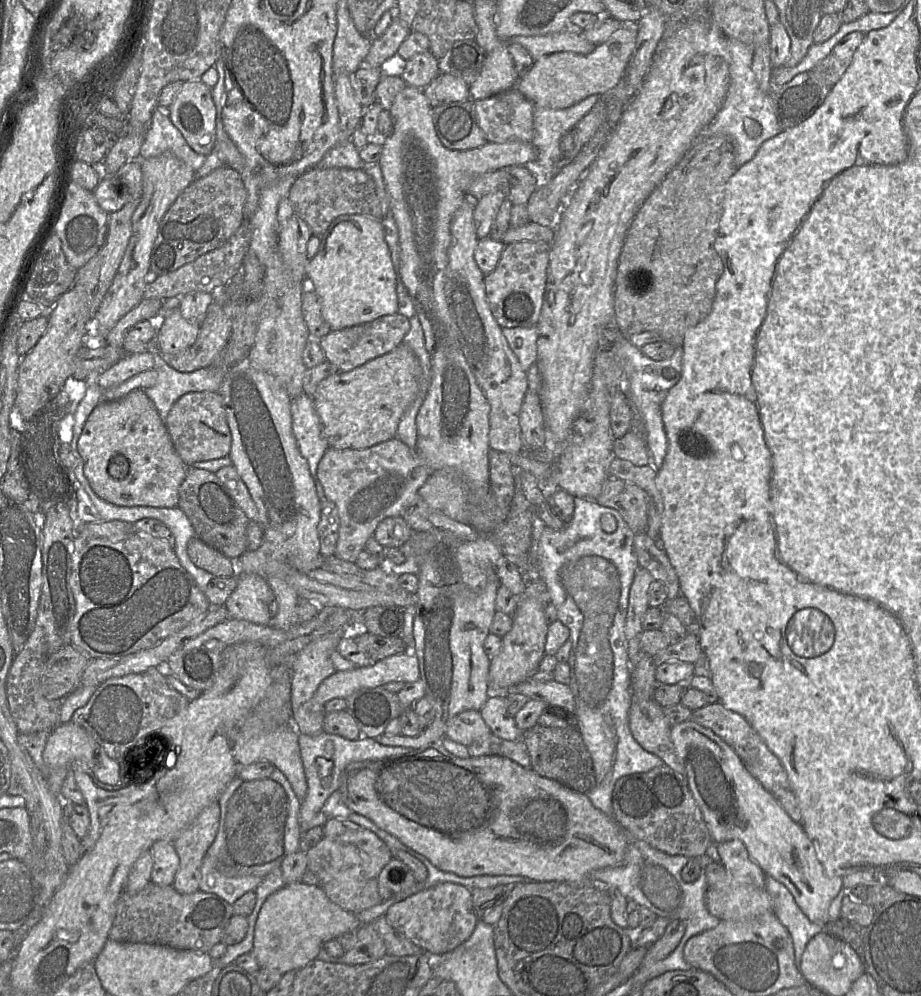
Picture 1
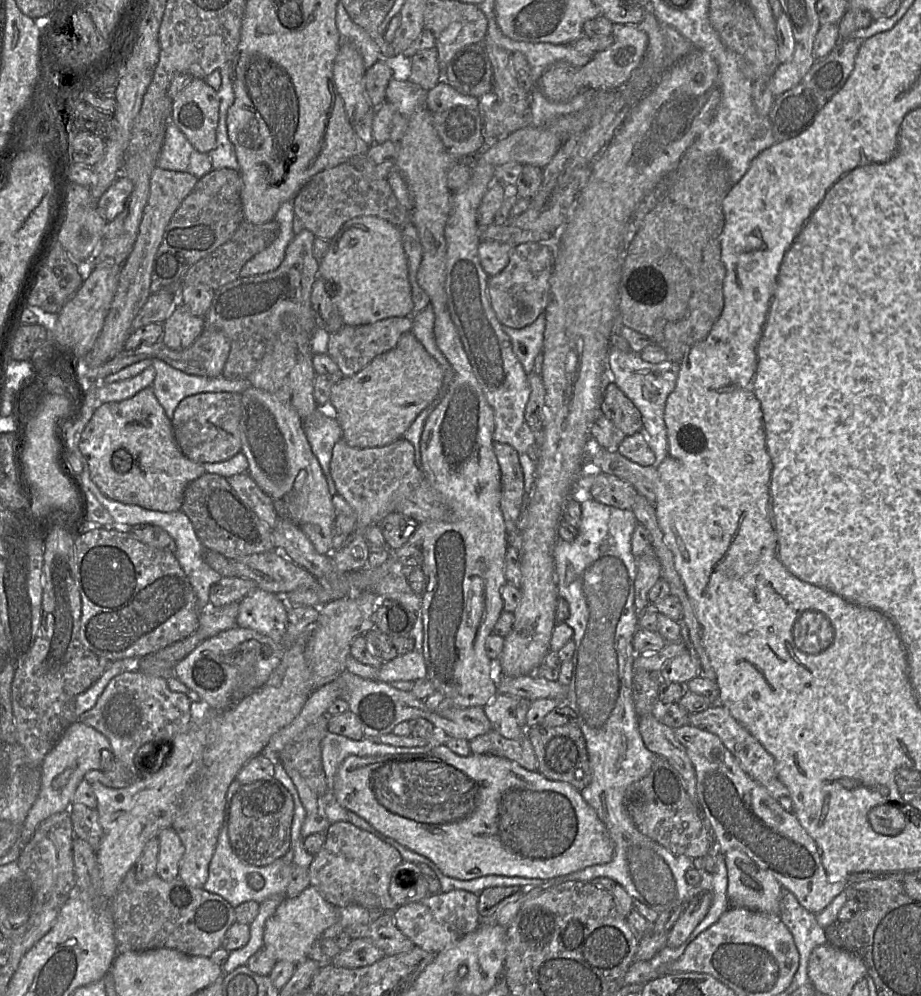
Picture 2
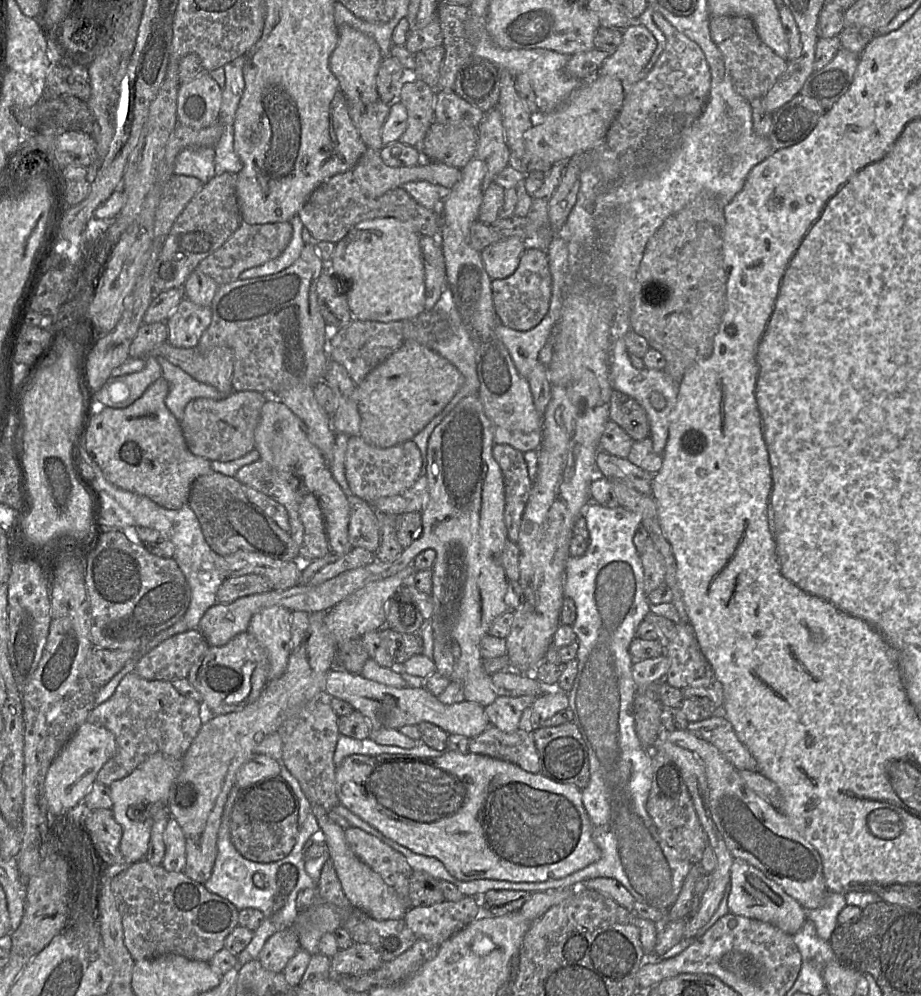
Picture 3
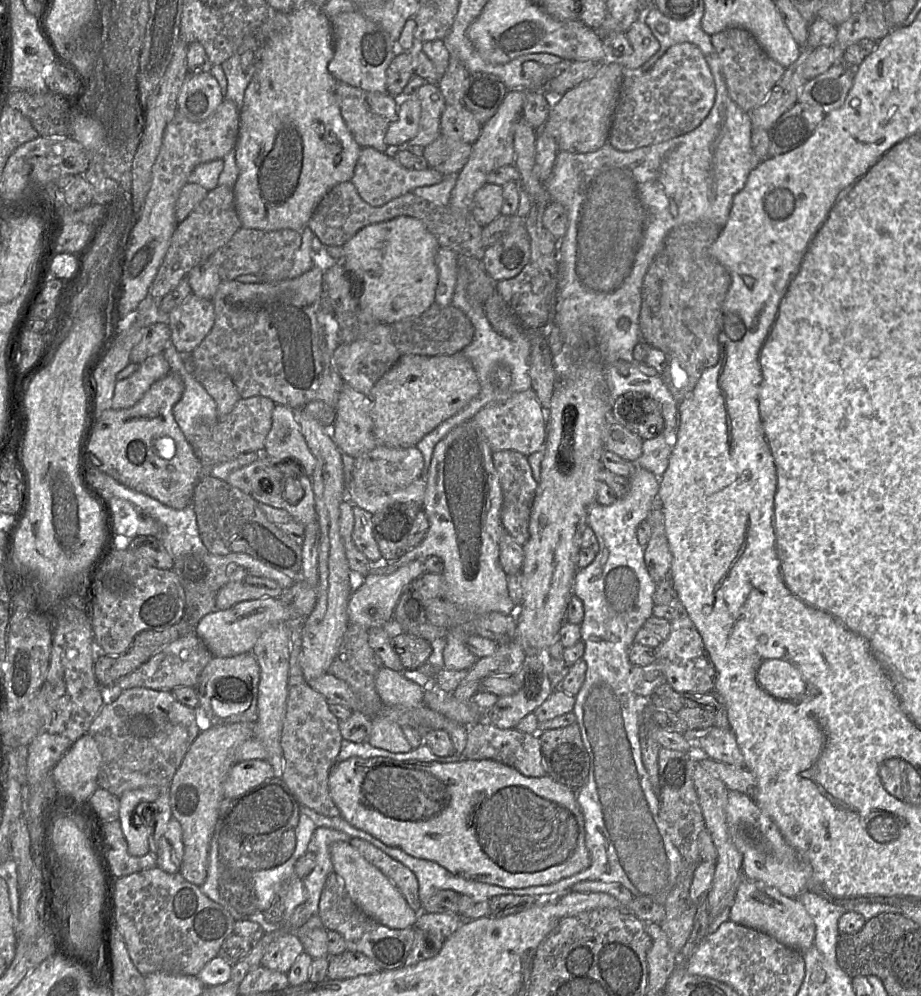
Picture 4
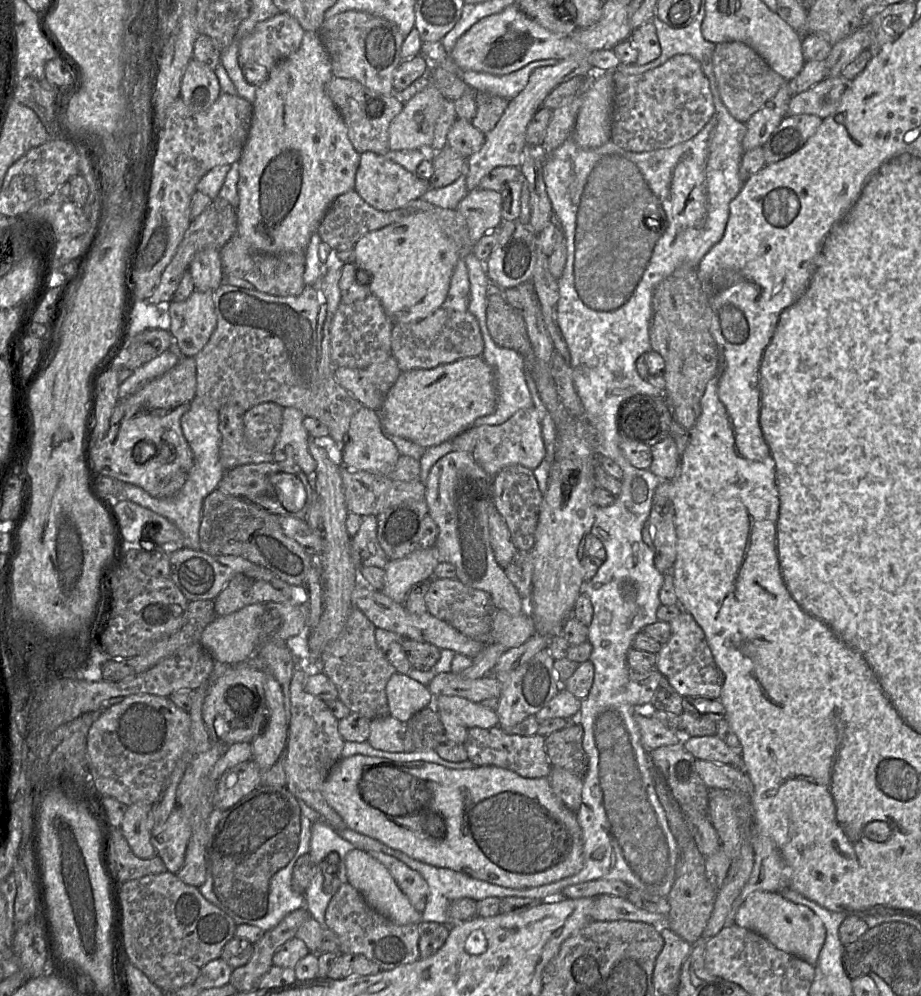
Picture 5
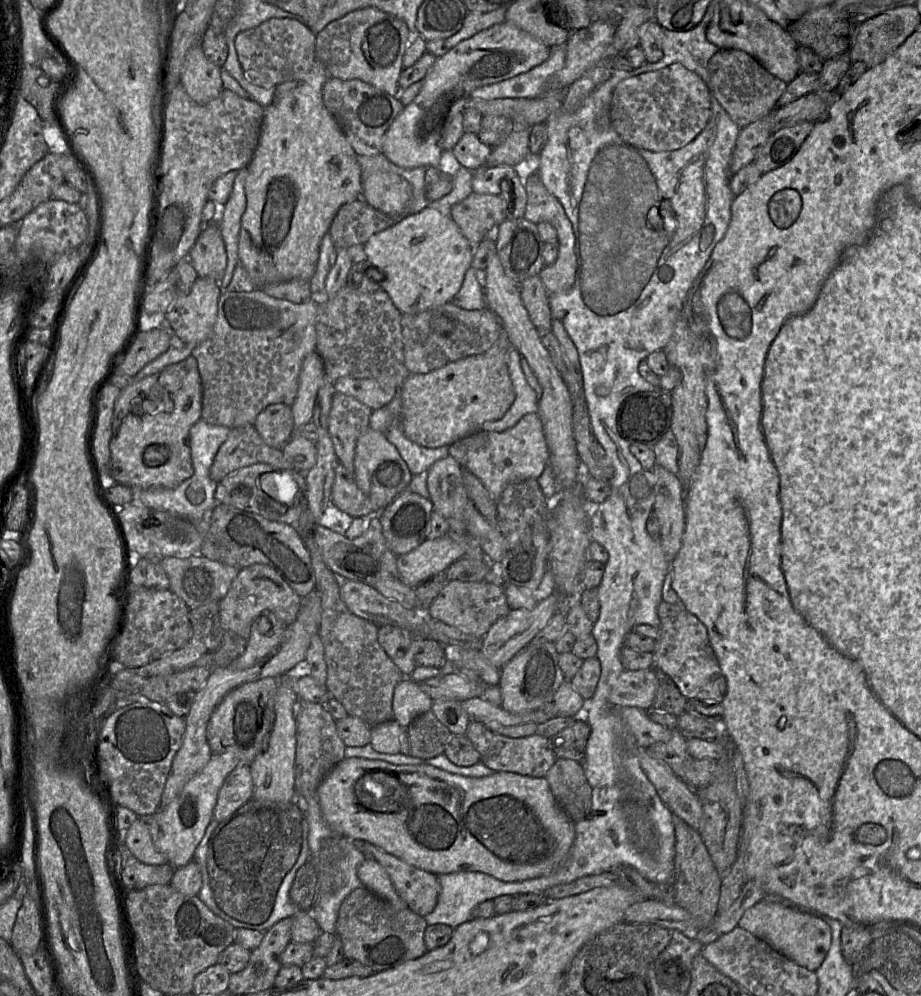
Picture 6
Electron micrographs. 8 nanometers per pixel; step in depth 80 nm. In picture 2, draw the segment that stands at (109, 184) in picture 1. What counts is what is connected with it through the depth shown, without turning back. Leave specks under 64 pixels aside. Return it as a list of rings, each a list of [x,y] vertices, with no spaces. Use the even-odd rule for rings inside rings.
[[[122,173],[97,201],[97,211],[107,222],[113,220],[124,208],[133,190],[131,180]]]

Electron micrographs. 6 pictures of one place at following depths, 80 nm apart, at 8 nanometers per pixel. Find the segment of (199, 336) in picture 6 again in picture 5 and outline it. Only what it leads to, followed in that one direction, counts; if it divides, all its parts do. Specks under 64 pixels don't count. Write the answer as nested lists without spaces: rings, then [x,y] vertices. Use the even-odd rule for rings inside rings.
[[[197,290],[181,302],[166,305],[170,333],[177,340],[183,356],[195,357],[209,341],[217,317],[212,290]]]

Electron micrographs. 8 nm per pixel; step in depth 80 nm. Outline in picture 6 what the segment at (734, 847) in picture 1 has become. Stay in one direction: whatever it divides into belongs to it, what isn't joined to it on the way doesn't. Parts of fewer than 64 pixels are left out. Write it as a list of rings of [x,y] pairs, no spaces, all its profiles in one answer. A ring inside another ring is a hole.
[[[763,899],[745,911],[745,913],[743,914],[743,916],[741,917],[741,919],[738,923],[738,926],[749,931],[750,933],[759,937],[760,939],[764,940],[772,948],[774,948],[776,951],[780,952],[781,954],[783,954],[784,956],[786,956],[790,960],[794,961],[798,965],[816,972],[817,969],[821,966],[821,964],[825,960],[827,953],[830,949],[832,934],[831,934],[830,926],[825,921],[823,921],[823,919],[820,919],[819,917],[815,916],[812,913],[807,912],[806,910],[811,910],[811,909],[802,909],[802,908],[797,908],[797,907],[785,906],[785,905],[782,905],[780,903],[769,902],[769,901],[766,901]]]

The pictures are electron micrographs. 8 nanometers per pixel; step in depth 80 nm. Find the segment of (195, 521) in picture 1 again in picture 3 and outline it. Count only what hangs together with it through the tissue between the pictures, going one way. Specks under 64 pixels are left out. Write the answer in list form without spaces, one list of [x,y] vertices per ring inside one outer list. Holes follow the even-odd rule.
[[[210,471],[192,483],[187,505],[195,513],[209,547],[220,556],[249,551],[281,561],[298,561],[299,548],[290,533],[283,531],[246,496],[235,477]]]

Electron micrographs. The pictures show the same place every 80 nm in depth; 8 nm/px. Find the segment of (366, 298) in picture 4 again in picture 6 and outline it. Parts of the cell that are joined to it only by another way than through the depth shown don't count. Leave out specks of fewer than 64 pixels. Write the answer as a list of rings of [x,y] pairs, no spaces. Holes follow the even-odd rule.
[[[426,207],[419,213],[400,218],[391,227],[372,235],[363,244],[367,261],[379,269],[384,279],[379,283],[402,314],[417,314],[450,303],[463,283],[464,275],[473,261],[474,247],[464,236],[452,217],[437,209]]]

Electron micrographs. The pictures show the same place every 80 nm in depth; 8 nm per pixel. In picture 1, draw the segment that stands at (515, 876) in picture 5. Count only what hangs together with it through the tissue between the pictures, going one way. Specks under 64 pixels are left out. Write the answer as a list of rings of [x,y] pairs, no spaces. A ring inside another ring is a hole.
[[[441,741],[434,742],[411,753],[390,756],[381,760],[365,760],[347,765],[341,776],[339,791],[344,803],[351,811],[359,813],[387,833],[398,838],[404,845],[426,856],[440,870],[462,877],[477,875],[522,876],[533,881],[558,881],[571,885],[587,885],[590,875],[596,870],[618,866],[624,862],[626,853],[625,831],[611,817],[597,809],[587,794],[575,791],[555,780],[543,777],[531,768],[525,768],[502,756],[486,755],[460,758],[450,753]]]

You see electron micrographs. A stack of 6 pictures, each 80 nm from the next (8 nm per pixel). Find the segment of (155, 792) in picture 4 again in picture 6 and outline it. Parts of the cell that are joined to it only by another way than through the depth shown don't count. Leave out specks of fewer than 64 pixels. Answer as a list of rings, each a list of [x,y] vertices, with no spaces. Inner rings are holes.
[[[140,817],[127,831],[122,833],[121,842],[125,842],[131,853],[144,864],[162,865],[168,863],[167,857],[156,849],[148,825]]]

